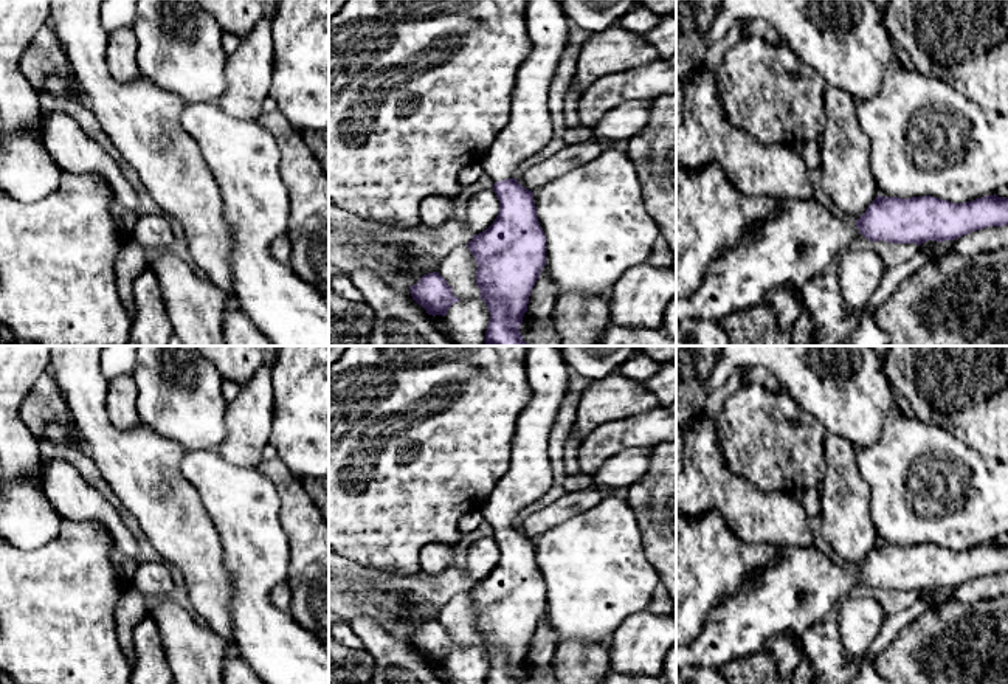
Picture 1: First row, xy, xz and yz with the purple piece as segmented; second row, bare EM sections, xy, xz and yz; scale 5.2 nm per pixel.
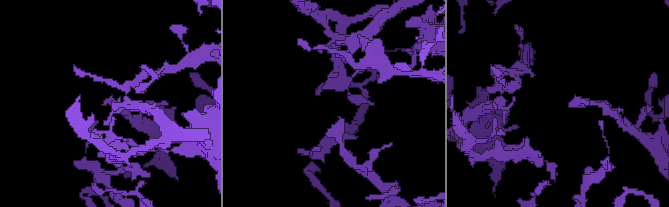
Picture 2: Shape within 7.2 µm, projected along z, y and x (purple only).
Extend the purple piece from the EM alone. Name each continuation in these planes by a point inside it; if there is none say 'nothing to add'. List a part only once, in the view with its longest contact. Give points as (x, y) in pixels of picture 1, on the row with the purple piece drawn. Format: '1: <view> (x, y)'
1: xz (529, 127)

